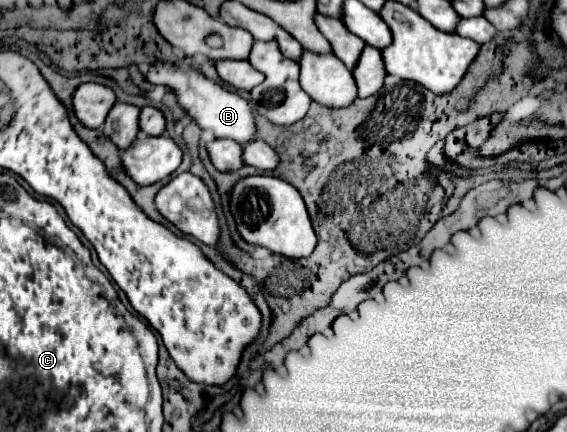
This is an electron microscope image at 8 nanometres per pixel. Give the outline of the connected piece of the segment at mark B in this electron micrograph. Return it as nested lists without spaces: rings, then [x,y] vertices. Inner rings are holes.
[[[156,62],[146,72],[146,78],[152,84],[170,86],[176,92],[176,96],[178,96],[178,104],[188,112],[188,116],[202,130],[212,132],[216,138],[230,138],[230,140],[236,140],[242,146],[248,144],[248,140],[256,140],[258,138],[252,104],[246,98],[242,98],[240,94],[230,92],[230,90],[222,88],[220,84],[208,80],[204,74],[194,72],[194,70],[182,70],[182,68],[172,66],[172,64]]]

